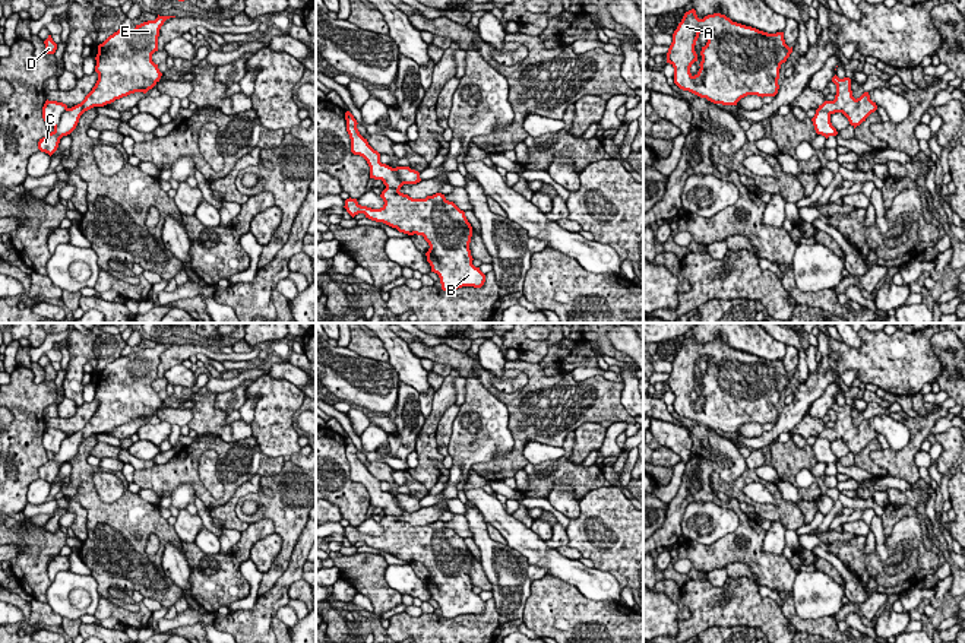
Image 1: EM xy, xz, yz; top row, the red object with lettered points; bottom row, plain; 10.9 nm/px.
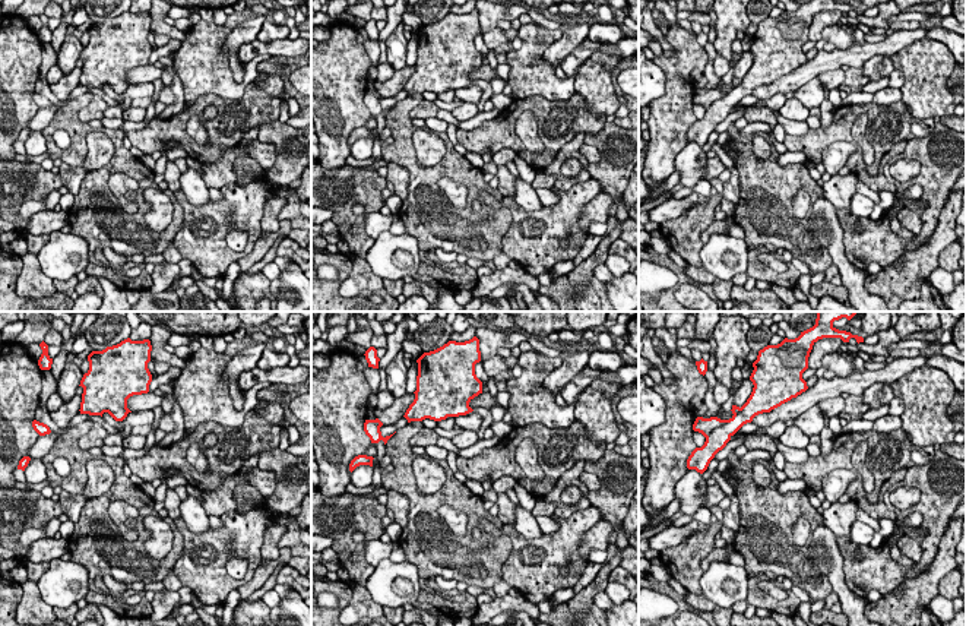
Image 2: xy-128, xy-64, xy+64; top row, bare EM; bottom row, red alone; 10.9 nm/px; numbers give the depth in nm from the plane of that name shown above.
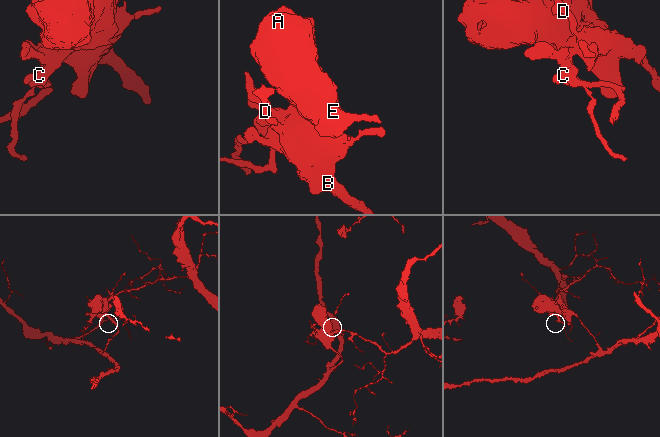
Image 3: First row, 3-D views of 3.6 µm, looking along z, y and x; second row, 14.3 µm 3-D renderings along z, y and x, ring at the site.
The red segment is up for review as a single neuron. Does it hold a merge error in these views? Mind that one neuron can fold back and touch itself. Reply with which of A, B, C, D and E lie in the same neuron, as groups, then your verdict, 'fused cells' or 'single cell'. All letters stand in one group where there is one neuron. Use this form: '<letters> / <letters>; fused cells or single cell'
A C E / B D; fused cells

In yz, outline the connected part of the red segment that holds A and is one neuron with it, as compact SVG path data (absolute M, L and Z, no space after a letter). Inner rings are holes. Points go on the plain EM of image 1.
M696 338L684 340L681 349L673 361L673 370L667 380L667 390L674 395L674 411L714 431L737 433L747 422L775 424L779 412L779 396L787 389L792 374L785 371L784 359L768 361L752 354L733 349L721 340L708 342L699 346ZM699 361L708 362L708 370L702 374L700 396L693 403L690 395L697 389L695 378Z

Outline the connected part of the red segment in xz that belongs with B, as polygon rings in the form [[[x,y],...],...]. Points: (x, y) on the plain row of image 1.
[[[347,438],[347,459],[351,466],[351,479],[363,484],[370,494],[370,506],[382,507],[386,516],[380,525],[385,532],[380,536],[361,533],[357,526],[347,526],[345,536],[354,545],[364,541],[366,545],[383,549],[408,563],[423,563],[430,576],[425,580],[431,599],[440,605],[443,618],[455,618],[462,614],[481,615],[485,602],[472,592],[469,570],[472,554],[465,539],[444,522],[436,520],[425,526],[412,526],[401,520],[405,511],[395,497],[380,490],[380,481],[374,478],[358,456],[354,443]]]

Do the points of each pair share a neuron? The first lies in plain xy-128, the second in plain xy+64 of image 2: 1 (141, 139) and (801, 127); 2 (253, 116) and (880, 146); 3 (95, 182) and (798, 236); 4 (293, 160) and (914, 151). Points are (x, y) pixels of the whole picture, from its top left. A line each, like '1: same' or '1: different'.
1: different
2: same
3: same
4: same

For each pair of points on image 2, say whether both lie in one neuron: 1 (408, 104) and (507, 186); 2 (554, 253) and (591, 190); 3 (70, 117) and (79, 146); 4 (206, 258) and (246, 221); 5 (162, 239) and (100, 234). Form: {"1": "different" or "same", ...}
{"1": "different", "2": "same", "3": "same", "4": "same", "5": "same"}

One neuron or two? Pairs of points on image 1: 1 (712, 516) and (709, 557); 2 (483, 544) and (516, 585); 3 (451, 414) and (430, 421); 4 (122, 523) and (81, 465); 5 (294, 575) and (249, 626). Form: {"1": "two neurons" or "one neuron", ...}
{"1": "two neurons", "2": "one neuron", "3": "two neurons", "4": "one neuron", "5": "one neuron"}

